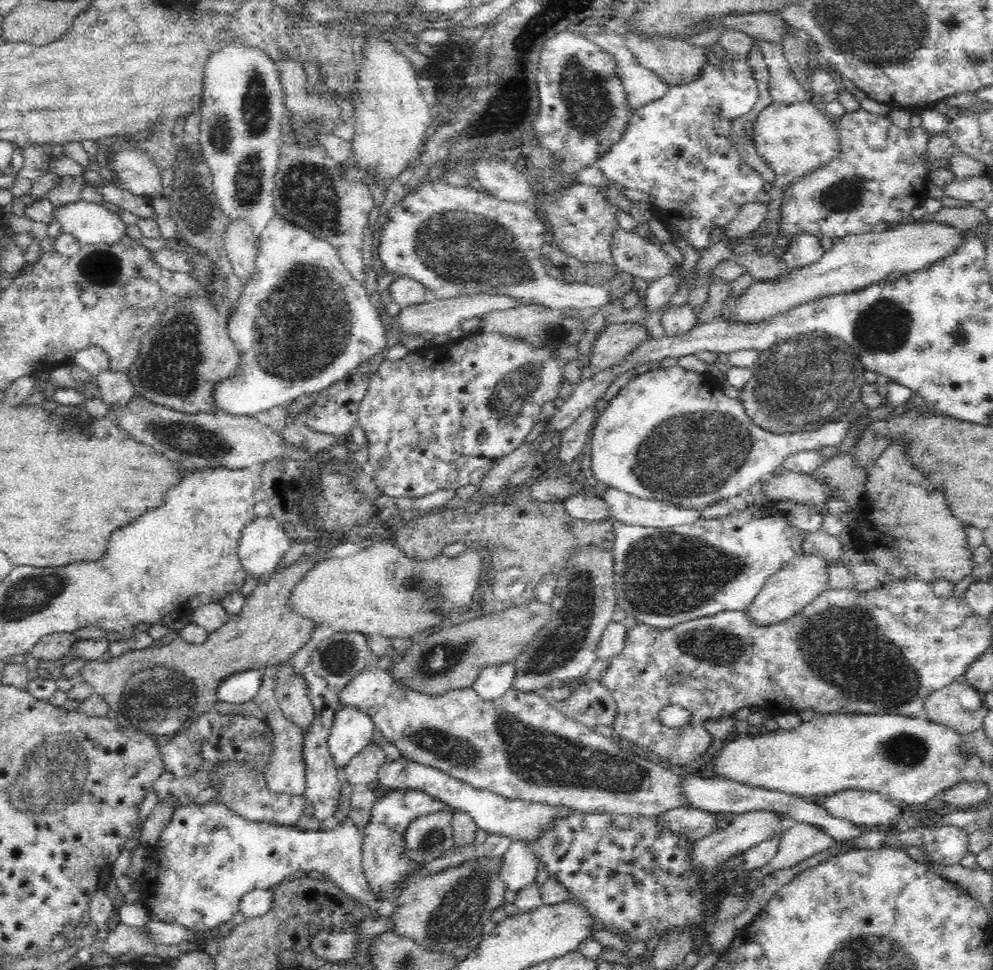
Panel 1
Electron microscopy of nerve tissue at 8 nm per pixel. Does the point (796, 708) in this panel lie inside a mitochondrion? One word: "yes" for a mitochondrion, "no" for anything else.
no

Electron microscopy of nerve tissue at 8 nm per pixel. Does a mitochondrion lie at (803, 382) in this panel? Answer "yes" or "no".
yes

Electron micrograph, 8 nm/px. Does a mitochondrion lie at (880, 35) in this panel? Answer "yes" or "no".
yes

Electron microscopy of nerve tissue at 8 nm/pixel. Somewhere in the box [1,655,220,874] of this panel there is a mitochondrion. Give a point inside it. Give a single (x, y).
(52, 771)

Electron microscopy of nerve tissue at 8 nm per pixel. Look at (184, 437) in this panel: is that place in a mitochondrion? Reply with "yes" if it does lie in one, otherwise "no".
yes

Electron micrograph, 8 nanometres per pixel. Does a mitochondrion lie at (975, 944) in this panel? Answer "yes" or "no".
no

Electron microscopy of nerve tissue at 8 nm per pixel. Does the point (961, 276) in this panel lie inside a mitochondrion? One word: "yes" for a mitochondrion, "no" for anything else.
no

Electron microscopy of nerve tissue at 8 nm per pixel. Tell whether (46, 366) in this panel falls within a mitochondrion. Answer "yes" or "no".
no

